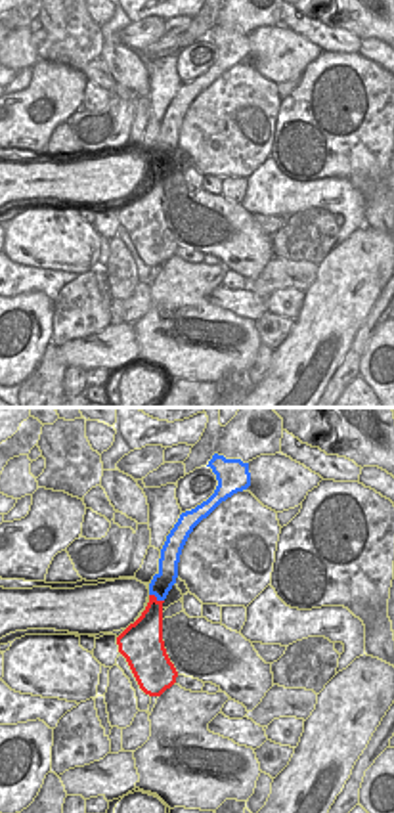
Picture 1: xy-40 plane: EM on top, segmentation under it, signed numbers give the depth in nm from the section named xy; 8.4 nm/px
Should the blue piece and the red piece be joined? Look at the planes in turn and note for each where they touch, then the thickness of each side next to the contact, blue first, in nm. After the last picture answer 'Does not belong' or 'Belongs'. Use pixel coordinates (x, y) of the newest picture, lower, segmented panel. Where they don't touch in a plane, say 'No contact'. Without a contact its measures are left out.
Touches blue at (157, 597). Thickness 180 nm (blue) against 220 nm

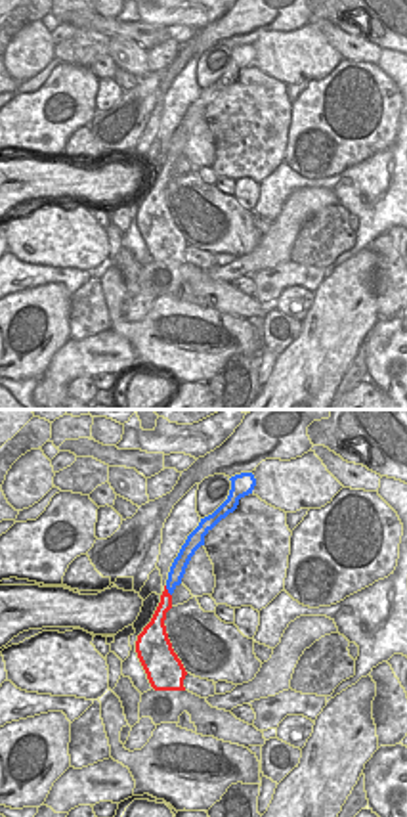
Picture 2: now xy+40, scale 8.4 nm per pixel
Touches blue at (169, 592). Thickness 130 nm (blue) against 120 nm

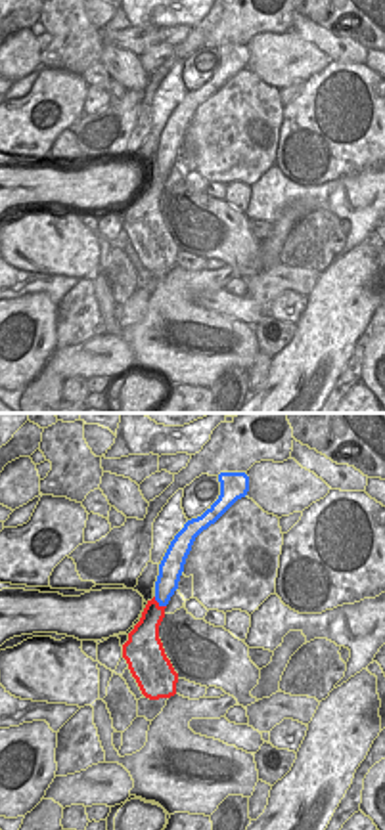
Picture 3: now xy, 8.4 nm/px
Touches blue at (159, 603). Thickness 190 nm (blue) against 190 nm

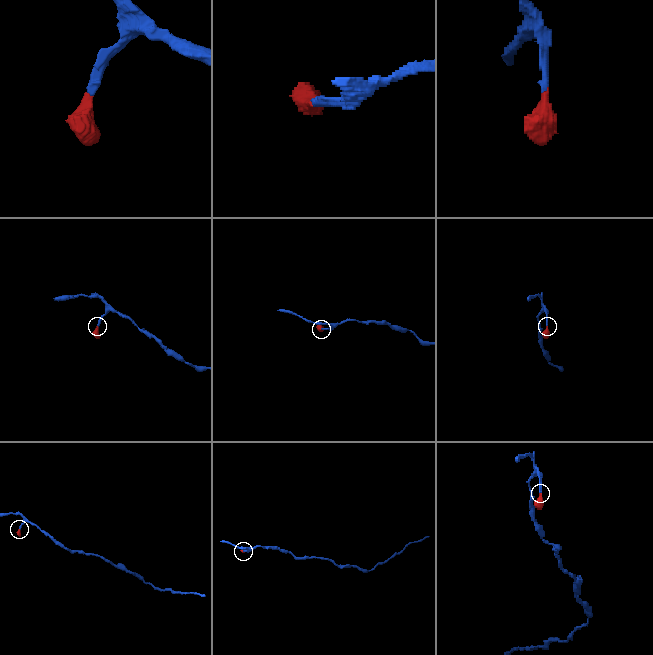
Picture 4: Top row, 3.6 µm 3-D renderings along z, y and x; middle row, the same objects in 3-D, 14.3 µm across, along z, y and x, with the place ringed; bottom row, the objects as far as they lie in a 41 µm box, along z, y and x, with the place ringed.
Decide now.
Belongs

